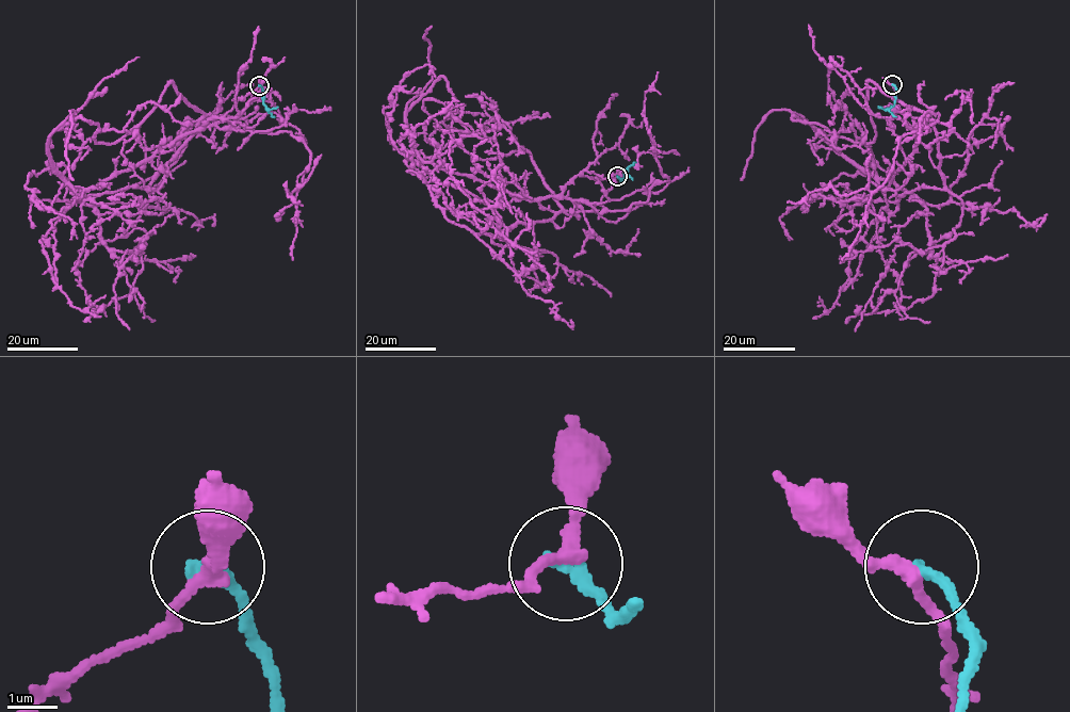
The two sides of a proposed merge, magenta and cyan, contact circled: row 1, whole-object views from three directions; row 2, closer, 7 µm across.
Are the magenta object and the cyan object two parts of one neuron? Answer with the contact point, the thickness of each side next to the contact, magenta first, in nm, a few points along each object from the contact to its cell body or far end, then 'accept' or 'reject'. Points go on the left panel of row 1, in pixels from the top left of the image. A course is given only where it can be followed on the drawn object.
at (259, 85); 260 nm thick on the magenta side, 280 nm on the other; magenta runs (259, 85), (185, 128), (198, 122), (152, 181), (132, 251), (146, 244), (113, 289), (129, 329); cyan runs (259, 85), (268, 109), (277, 107); reject

